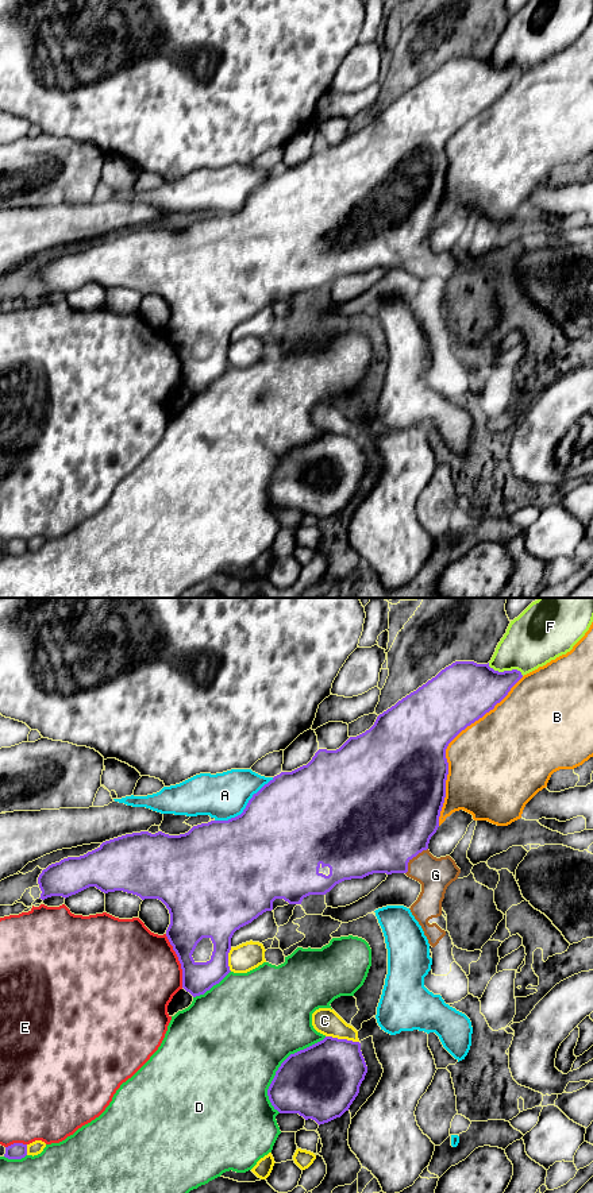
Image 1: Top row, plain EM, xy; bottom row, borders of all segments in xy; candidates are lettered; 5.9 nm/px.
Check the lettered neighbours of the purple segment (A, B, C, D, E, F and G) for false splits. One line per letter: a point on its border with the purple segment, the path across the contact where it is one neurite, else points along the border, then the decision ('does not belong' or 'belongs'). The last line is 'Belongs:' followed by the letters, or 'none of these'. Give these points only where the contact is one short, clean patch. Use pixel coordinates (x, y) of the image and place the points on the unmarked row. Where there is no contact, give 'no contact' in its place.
A: contact xy (246, 203); does not belong
B: contact xy (447, 141); does not belong
C: contact xy (342, 435); does not belong
D: contact xy (280, 462); does not belong
E: contact xy (178, 355); does not belong
F: contact xy (505, 66); does not belong
G: contact xy (412, 253); way xy (389, 217), (412, 253), (435, 270); belongs
Belongs: G

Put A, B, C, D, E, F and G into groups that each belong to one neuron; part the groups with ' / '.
A / B / C / D / E / F / G

